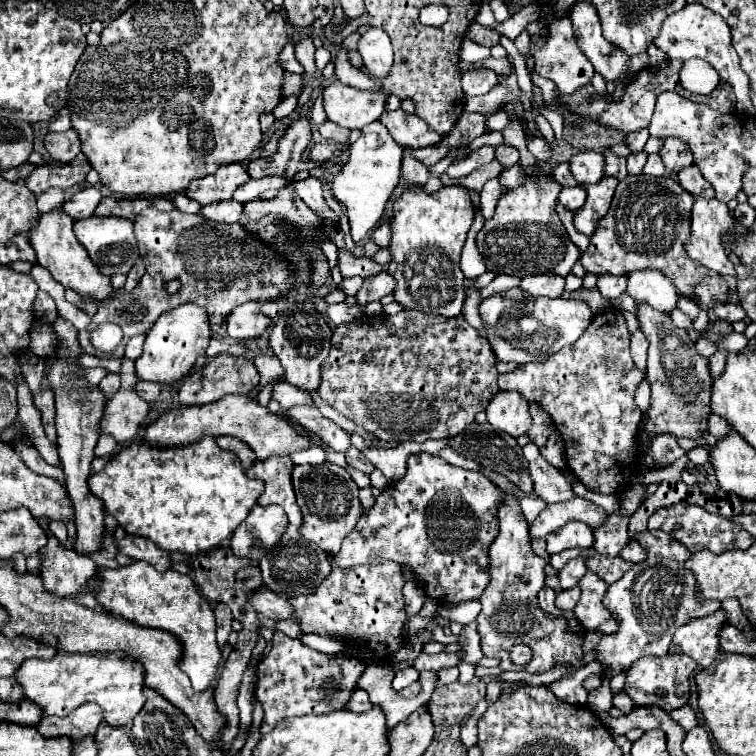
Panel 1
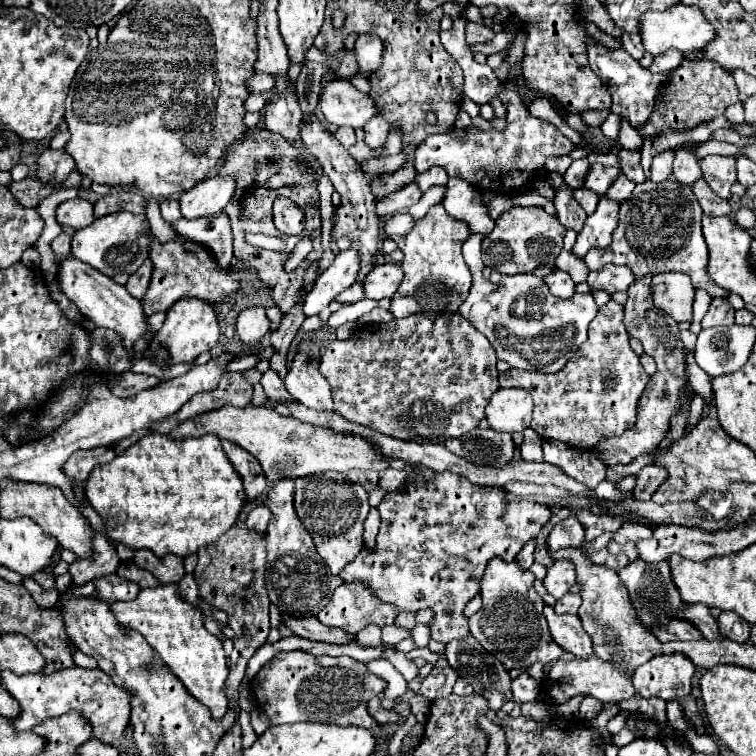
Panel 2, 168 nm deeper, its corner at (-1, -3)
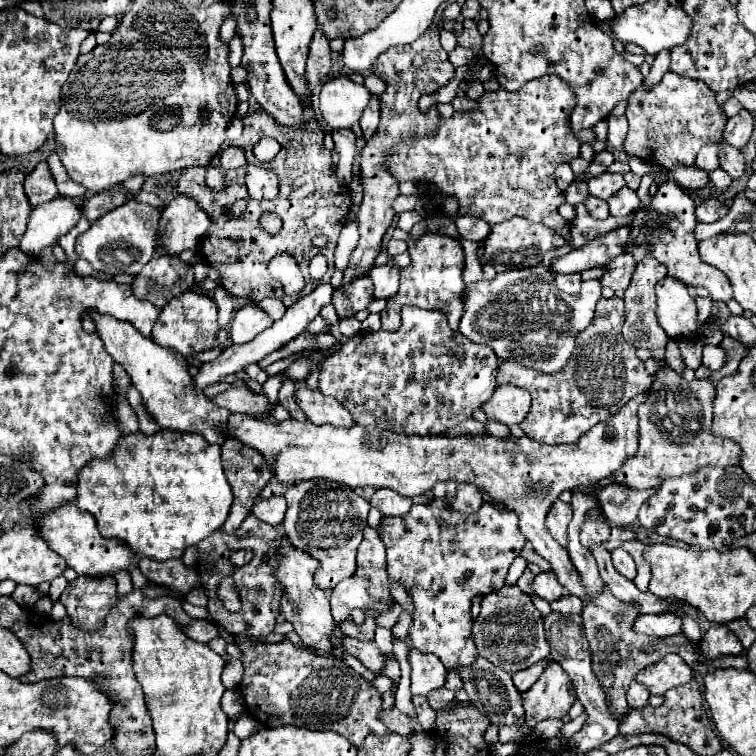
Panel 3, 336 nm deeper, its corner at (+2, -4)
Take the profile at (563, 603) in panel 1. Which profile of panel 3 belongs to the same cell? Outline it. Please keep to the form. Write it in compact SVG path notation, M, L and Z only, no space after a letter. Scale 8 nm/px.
M562 596L558 598L558 602L552 602L552 610L560 614L580 614L582 600L578 596Z

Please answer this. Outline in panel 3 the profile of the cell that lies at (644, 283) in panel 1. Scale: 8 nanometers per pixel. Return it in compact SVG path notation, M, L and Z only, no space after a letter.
M666 276L656 284L656 296L656 316L668 338L694 338L692 334L700 332L702 326L698 322L696 304L684 282Z

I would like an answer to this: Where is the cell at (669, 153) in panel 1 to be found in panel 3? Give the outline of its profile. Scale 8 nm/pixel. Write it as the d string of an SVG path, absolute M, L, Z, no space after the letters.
M674 166L672 178L678 186L686 190L704 190L708 186L708 172L698 170L696 166Z

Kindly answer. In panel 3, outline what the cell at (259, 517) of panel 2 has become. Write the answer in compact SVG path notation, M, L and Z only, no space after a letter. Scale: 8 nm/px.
M272 496L266 500L258 500L252 508L252 514L256 518L260 518L262 522L268 522L272 526L278 526L284 520L284 512L286 512L284 496Z

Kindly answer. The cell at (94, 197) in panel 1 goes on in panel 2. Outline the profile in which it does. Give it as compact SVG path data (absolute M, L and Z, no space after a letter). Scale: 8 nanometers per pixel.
M77 197L71 201L65 201L57 207L57 223L67 225L73 229L83 229L95 221L93 217L93 203Z

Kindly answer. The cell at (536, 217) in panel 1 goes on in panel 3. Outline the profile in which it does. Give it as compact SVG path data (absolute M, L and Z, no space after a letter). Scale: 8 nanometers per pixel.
M510 218L508 222L496 224L488 238L486 238L486 250L482 256L484 264L492 264L496 268L496 272L504 272L504 270L512 270L512 268L530 268L542 262L544 254L552 248L560 248L564 246L564 240L550 228L542 226L542 224L532 224L526 218Z

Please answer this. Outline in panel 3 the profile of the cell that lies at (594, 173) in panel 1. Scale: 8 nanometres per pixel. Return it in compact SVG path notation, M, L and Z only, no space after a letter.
M604 172L600 176L594 176L588 180L590 186L590 194L602 200L608 200L612 194L616 194L620 188L624 188L624 178L622 174L610 174Z

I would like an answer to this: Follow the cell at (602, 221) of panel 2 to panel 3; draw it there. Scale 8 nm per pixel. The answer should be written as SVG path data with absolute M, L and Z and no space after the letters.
M616 228L610 234L568 252L566 256L554 258L550 262L550 268L554 274L572 274L596 266L606 266L612 258L626 252L624 246L628 246L630 242L630 232L630 228Z

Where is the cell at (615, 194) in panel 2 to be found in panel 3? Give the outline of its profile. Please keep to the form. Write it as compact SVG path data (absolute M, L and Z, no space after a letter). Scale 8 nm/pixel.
M624 186L618 194L614 194L608 200L608 204L610 204L610 214L612 216L626 216L640 206L640 200L638 200L636 192L632 192L628 186Z

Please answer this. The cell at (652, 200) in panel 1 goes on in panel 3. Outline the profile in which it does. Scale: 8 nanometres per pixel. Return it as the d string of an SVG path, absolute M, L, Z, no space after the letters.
M666 180L660 184L656 196L652 198L650 206L638 208L634 222L632 222L632 242L628 244L628 252L640 262L644 256L652 256L668 268L668 274L680 278L688 286L702 286L709 292L712 300L727 303L732 300L732 286L720 270L708 266L698 256L698 242L694 240L694 226L698 224L694 214L694 200L676 186L674 180Z

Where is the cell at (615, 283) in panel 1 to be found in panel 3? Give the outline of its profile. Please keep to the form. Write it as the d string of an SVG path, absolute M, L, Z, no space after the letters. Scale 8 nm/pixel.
M626 252L626 254L614 258L606 268L608 268L608 272L600 278L600 284L610 286L616 292L622 292L628 288L628 282L636 270L636 260L632 260L632 256Z

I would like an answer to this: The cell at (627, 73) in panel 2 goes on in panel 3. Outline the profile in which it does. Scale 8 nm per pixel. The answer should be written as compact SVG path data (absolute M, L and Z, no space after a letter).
M668 72L652 90L640 86L636 92L632 92L628 102L630 104L626 118L630 122L630 128L622 146L622 152L626 156L672 170L672 166L676 164L694 164L694 158L702 146L722 140L726 114L716 104L714 92L708 90L704 82Z

